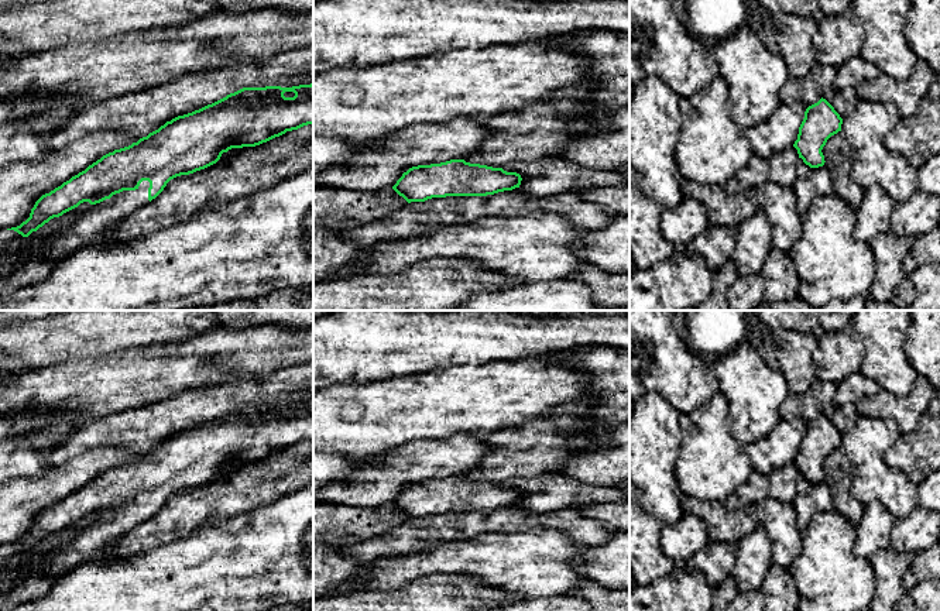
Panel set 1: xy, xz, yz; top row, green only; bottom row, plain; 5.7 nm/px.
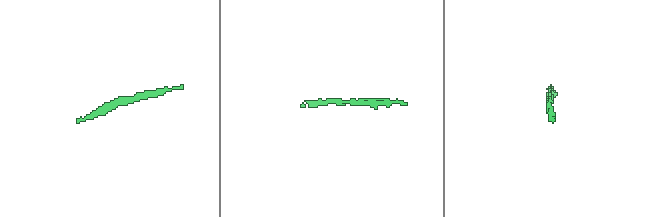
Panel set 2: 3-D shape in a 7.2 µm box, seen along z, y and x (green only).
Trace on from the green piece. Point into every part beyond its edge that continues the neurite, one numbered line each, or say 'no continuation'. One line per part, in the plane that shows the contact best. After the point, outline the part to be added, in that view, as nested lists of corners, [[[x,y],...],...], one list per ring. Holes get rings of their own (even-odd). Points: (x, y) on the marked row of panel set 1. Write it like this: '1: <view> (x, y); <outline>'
1: xy (88, 229); [[[143,181],[135,190],[123,190],[120,193],[113,195],[110,199],[92,205],[90,209],[85,212],[79,219],[76,219],[71,226],[55,230],[52,234],[35,240],[31,247],[24,247],[18,251],[0,254],[0,278],[7,275],[10,270],[16,267],[20,255],[28,248],[45,247],[47,257],[52,260],[61,260],[62,257],[72,254],[80,247],[102,241],[103,231],[106,227],[121,219],[128,217],[133,212],[150,203],[148,188],[150,182]]]

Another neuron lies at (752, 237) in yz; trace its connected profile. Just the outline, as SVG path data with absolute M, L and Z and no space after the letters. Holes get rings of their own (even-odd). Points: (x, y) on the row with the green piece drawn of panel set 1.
M759 209L735 229L735 250L731 260L738 265L741 277L761 274L771 250L771 226Z

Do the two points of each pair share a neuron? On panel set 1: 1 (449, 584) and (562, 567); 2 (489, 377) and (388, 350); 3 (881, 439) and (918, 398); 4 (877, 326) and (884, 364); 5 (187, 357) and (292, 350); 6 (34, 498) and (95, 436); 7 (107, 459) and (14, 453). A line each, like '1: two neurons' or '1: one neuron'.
1: two neurons
2: two neurons
3: two neurons
4: one neuron
5: one neuron
6: two neurons
7: two neurons

